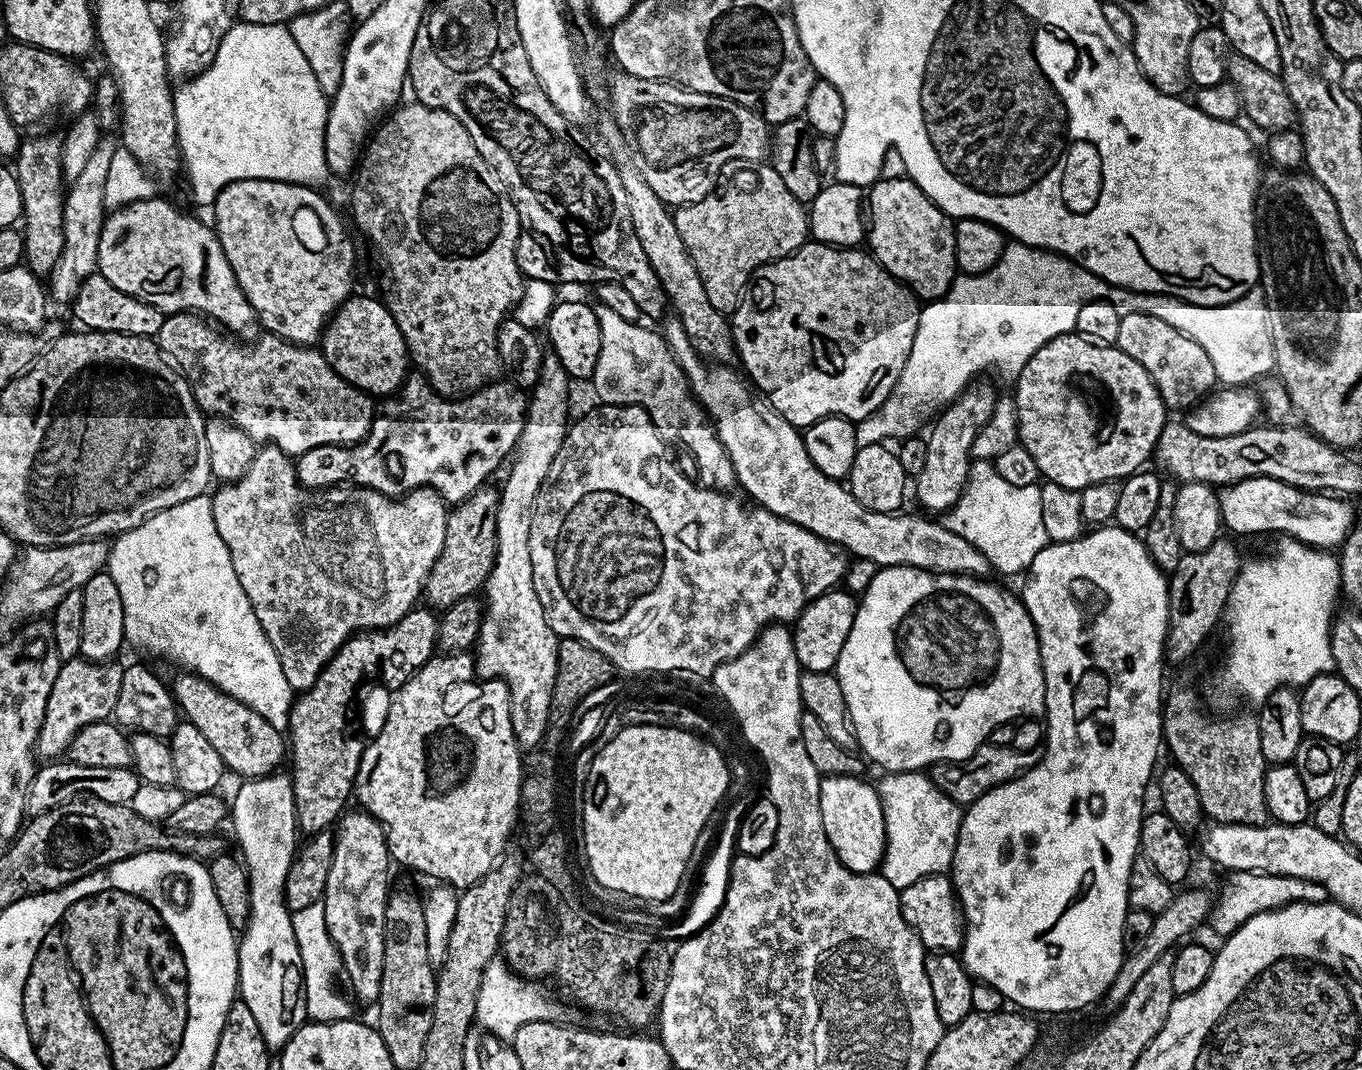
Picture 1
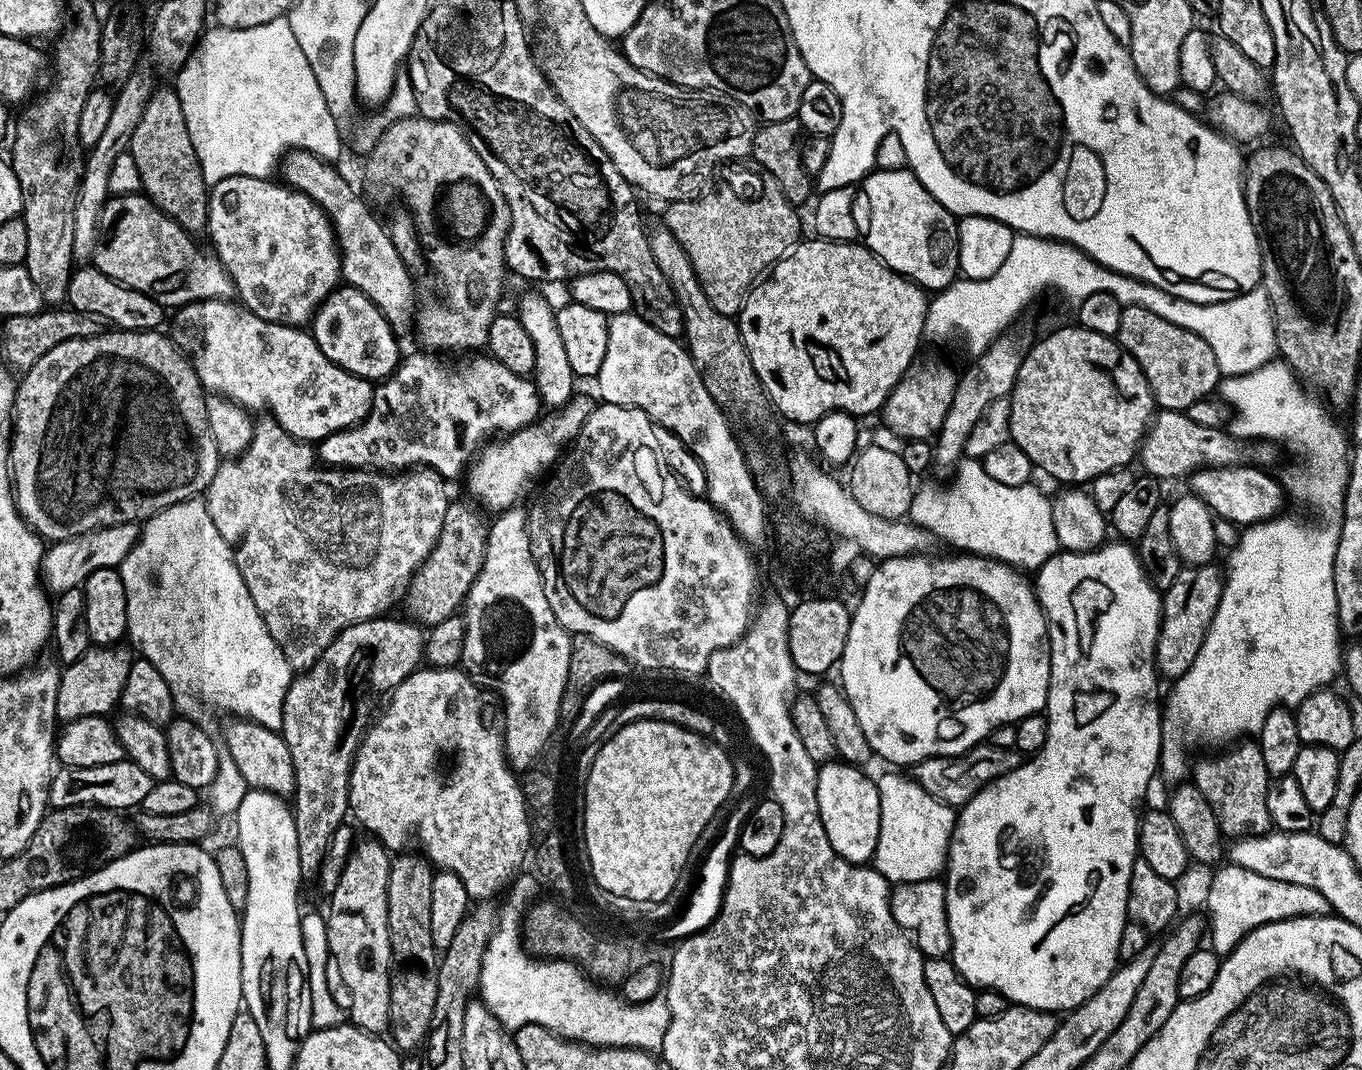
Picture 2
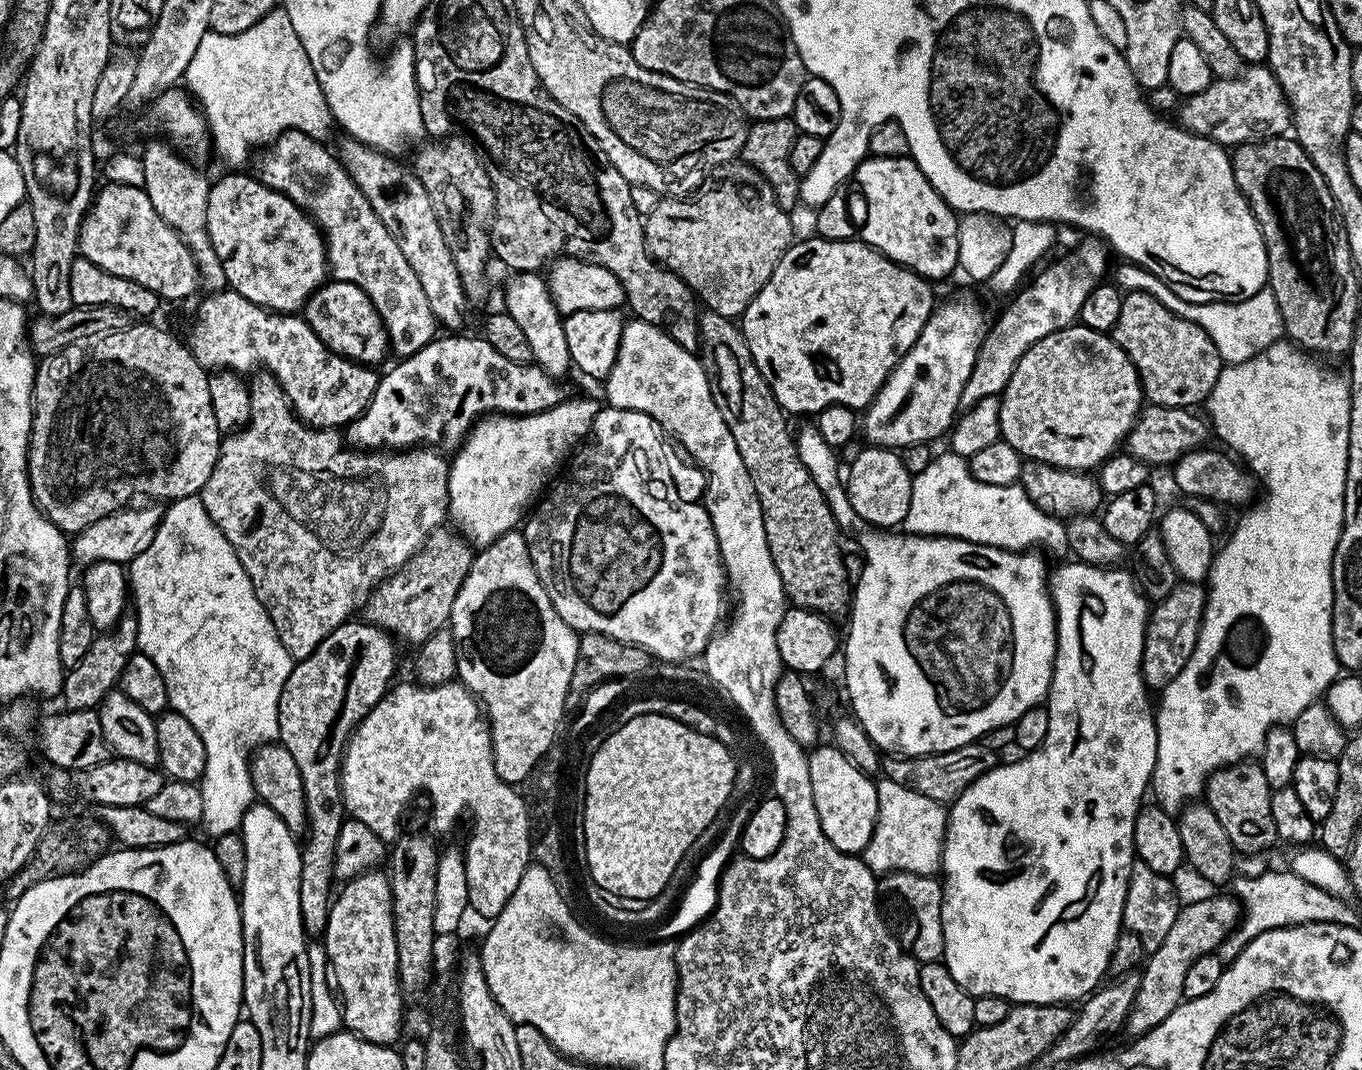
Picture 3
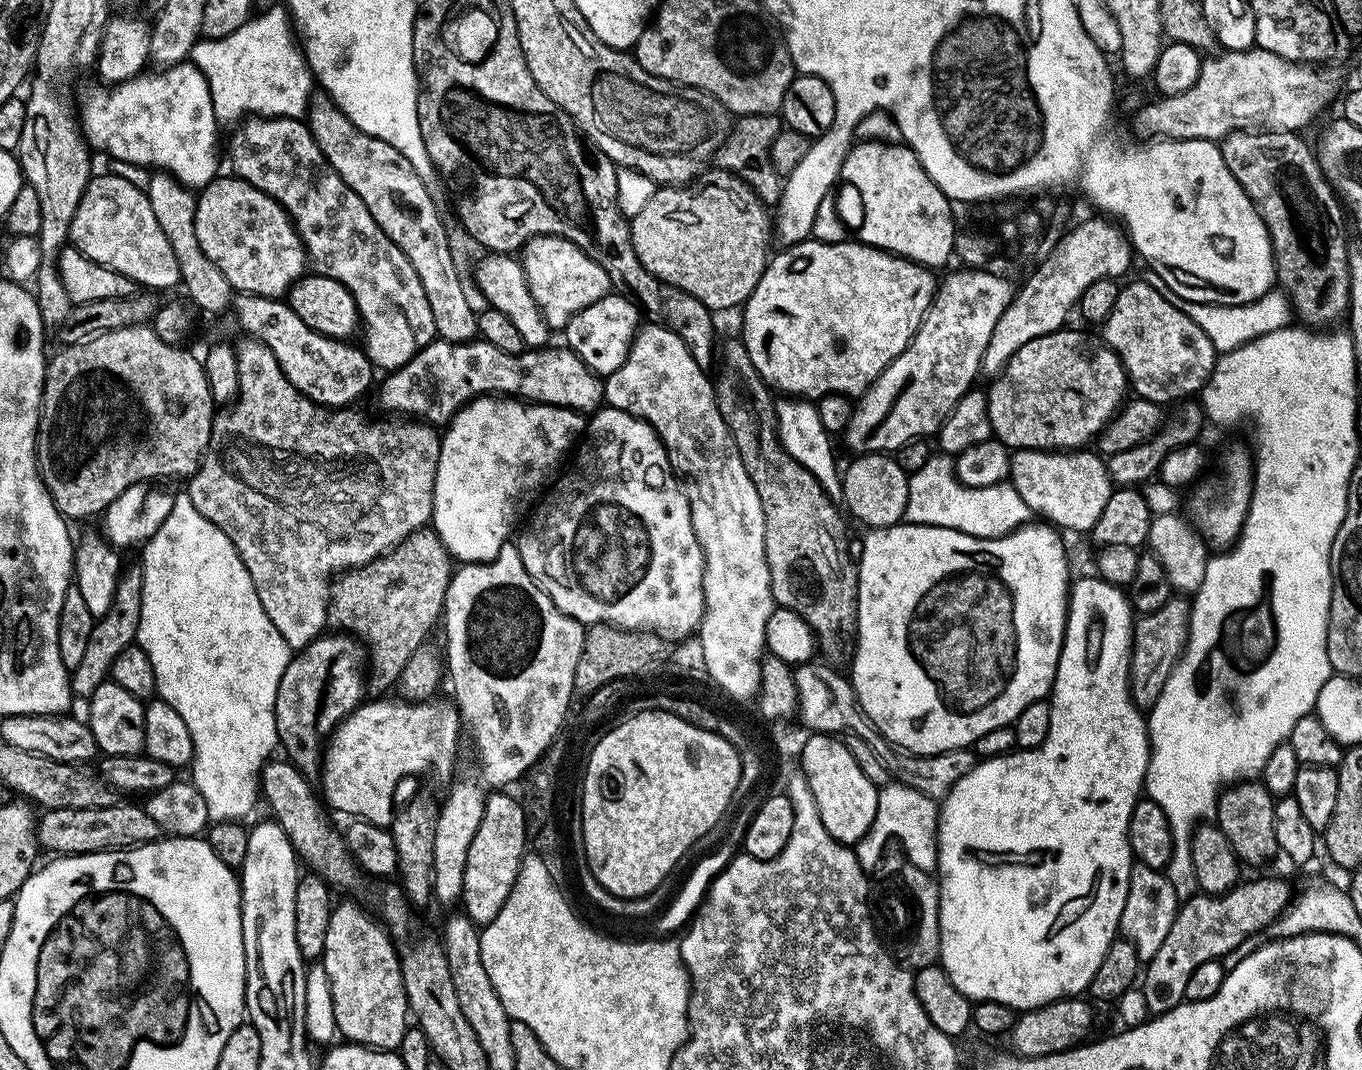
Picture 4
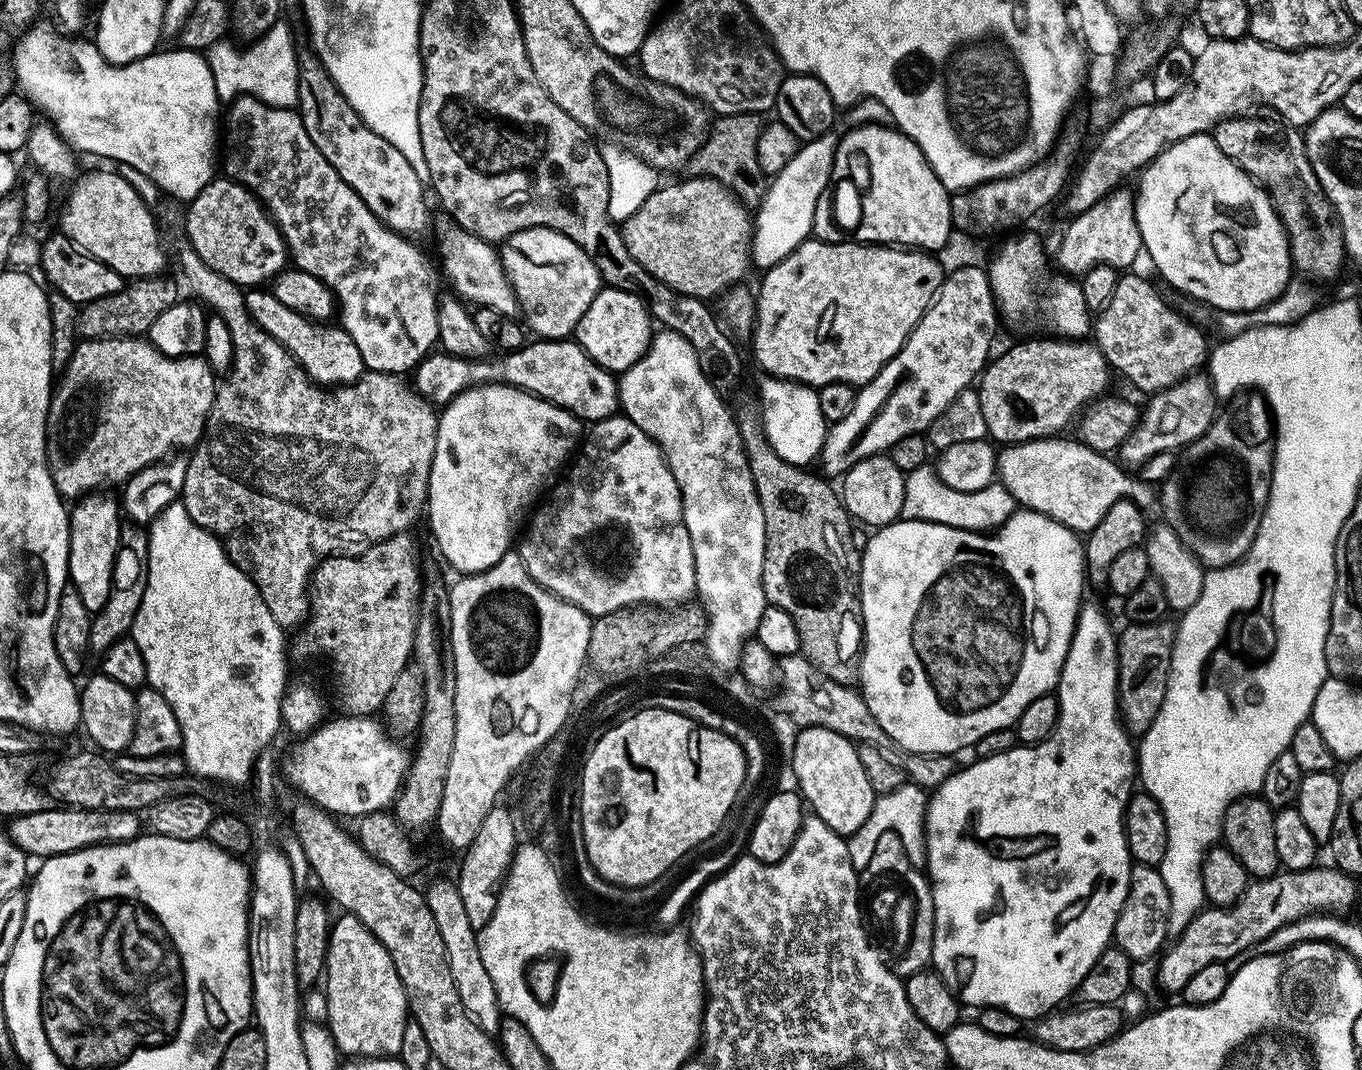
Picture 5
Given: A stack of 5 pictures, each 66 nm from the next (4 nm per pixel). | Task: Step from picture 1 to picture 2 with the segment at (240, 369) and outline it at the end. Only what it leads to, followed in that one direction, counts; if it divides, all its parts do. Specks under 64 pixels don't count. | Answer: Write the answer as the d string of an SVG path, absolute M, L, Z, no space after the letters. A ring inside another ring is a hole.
M231 299L195 300L189 304L180 305L179 308L175 309L173 316L176 317L172 320L172 332L170 331L170 339L172 343L188 357L205 393L211 394L216 398L233 400L235 404L240 404L243 408L247 408L256 414L259 414L259 412L265 408L265 410L268 411L265 413L270 414L271 419L278 421L282 426L282 430L286 430L296 440L319 442L326 439L330 434L341 432L347 428L356 427L360 421L366 419L368 416L368 411L372 405L372 394L374 391L373 381L358 378L354 374L350 374L346 370L342 370L342 366L334 366L334 362L330 362L330 358L326 358L326 354L322 354L322 350L318 346L316 339L312 337L311 331L305 330L300 326L266 322L262 318L258 318L258 314L254 314L251 310L249 310L249 308L244 307L243 304L233 302Z

